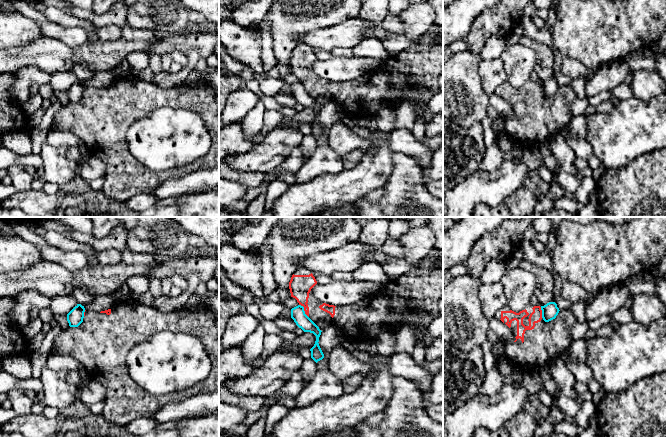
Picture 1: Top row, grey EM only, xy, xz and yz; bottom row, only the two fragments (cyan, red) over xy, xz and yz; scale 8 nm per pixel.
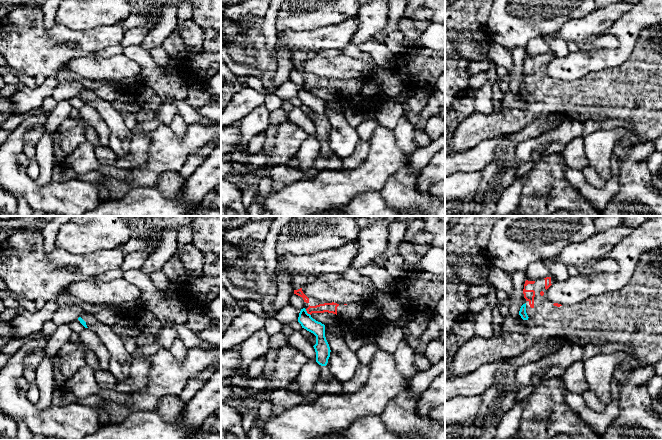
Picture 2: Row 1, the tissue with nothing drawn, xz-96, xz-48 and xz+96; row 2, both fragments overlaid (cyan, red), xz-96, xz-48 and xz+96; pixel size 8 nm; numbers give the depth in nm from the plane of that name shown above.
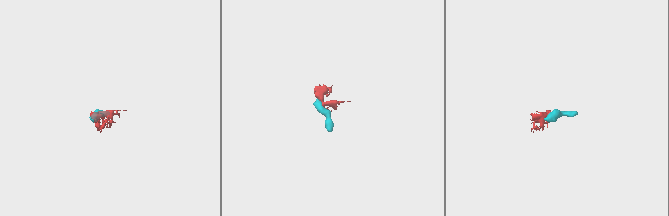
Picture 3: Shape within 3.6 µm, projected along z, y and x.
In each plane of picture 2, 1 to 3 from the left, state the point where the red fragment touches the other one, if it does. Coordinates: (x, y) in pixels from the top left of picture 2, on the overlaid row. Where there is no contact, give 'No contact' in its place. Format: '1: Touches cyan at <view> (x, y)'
1: No contact
2: Touches cyan at xz-48 (306, 312)
3: No contact

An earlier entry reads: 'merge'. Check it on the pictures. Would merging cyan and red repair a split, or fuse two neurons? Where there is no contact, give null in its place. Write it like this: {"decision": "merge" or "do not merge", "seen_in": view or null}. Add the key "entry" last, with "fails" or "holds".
{"decision": "do not merge", "seen_in": "xz", "entry": "fails"}

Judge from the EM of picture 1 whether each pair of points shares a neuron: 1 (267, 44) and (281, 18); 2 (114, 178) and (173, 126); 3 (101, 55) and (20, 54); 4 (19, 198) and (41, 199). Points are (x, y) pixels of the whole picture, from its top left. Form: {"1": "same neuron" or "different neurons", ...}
{"1": "different neurons", "2": "different neurons", "3": "same neuron", "4": "same neuron"}

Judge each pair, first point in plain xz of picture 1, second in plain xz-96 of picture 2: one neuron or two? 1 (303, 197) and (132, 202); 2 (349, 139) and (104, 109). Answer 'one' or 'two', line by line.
1: two
2: one

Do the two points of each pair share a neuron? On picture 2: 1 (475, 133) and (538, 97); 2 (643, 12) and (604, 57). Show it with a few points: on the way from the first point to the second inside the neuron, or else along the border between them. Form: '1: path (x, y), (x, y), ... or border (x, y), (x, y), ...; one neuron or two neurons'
1: path (492, 125), (518, 119), (525, 113); one neuron
2: path (631, 25), (626, 32), (626, 44), (617, 53); one neuron

